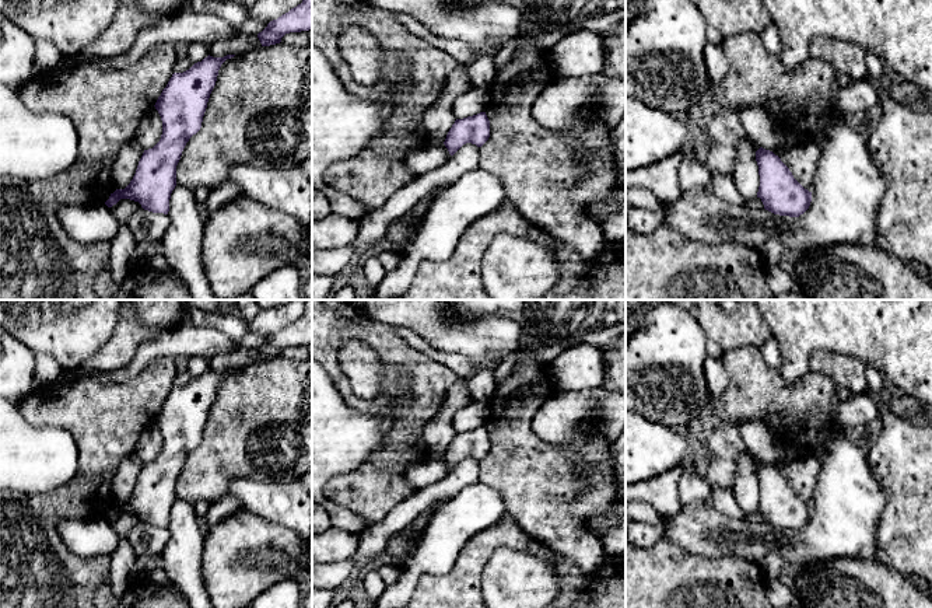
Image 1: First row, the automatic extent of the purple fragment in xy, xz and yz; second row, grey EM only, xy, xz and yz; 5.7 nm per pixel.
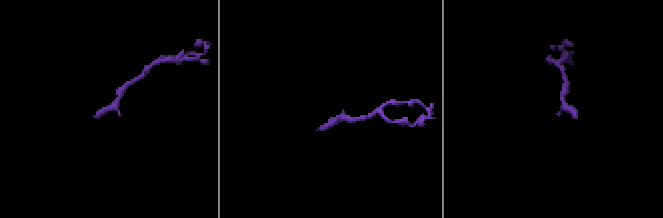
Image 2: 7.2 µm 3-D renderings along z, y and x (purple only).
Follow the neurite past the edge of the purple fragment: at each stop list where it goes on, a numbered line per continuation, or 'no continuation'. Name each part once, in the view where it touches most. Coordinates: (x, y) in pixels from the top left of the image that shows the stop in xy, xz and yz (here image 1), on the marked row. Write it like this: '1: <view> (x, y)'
no continuation

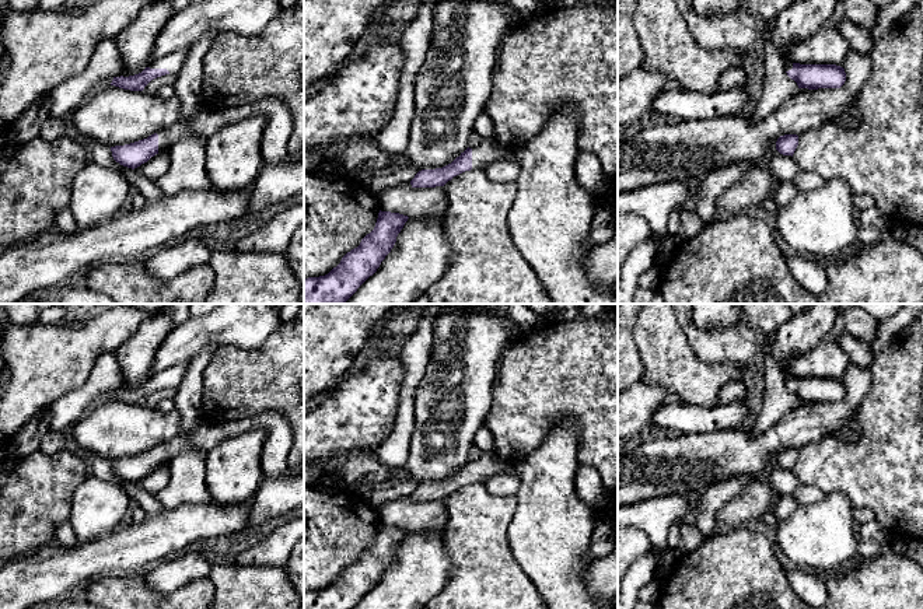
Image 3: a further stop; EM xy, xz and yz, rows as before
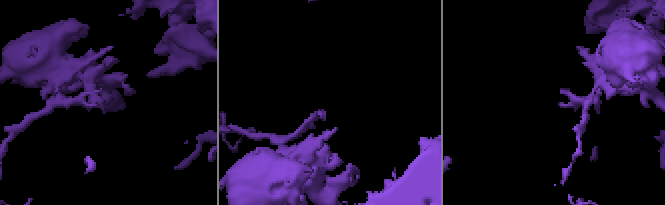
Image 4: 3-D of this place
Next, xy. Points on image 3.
1: xy (172, 62)
2: xy (279, 122)

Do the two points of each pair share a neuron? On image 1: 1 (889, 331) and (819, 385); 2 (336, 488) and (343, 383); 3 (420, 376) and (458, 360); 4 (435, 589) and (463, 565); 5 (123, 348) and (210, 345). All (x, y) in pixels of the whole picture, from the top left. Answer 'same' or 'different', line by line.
1: different
2: same
3: different
4: same
5: different

